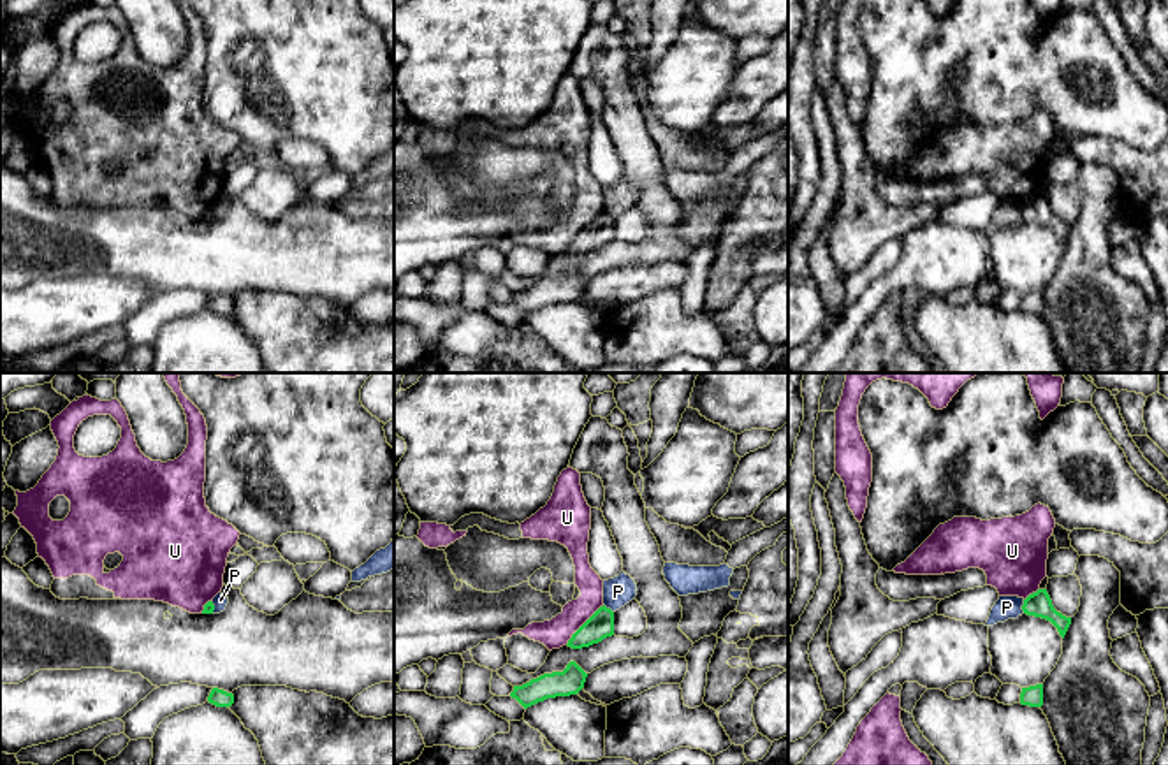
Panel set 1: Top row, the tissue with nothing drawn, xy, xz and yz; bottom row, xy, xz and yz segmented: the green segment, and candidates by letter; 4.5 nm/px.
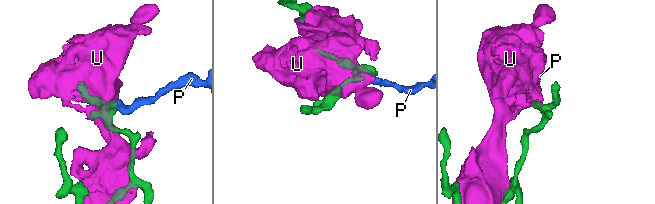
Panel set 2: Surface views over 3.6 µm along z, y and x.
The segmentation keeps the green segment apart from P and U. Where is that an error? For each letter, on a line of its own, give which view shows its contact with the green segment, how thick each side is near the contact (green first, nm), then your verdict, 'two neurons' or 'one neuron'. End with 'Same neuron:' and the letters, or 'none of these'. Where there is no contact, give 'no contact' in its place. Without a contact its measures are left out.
P: meets green in yz; 120 nm thick on the green side, 110 nm on the other; two neurons
U: meets green in xz; 120 nm thick on the green side, 140 nm on the other; two neurons
Same neuron: none of these

